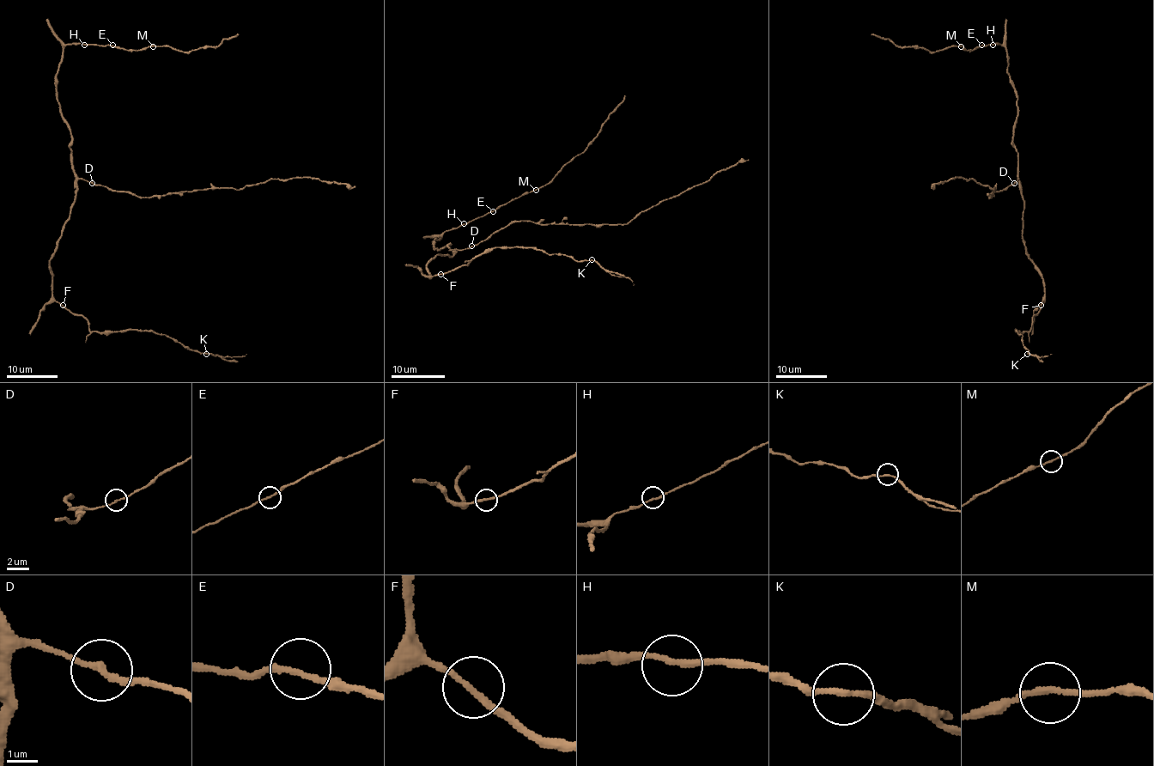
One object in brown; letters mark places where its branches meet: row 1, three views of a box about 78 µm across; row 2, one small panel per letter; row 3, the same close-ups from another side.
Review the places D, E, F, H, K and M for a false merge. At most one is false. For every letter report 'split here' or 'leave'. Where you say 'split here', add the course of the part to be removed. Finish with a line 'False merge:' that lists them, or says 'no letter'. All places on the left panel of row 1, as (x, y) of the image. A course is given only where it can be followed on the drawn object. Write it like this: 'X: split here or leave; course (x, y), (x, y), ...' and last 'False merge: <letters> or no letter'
D: leave
E: leave
F: leave
H: leave
K: leave
M: leave
False merge: no letter

